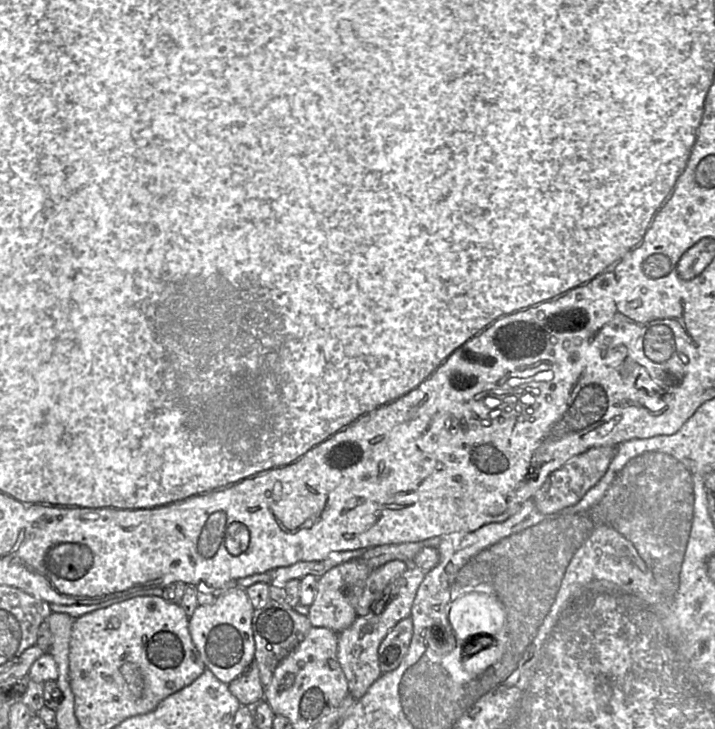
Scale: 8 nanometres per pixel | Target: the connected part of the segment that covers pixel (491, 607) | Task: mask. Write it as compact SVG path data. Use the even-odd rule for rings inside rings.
M473 592L452 603L448 620L455 639L465 647L467 641L496 634L505 623L505 611L491 594Z

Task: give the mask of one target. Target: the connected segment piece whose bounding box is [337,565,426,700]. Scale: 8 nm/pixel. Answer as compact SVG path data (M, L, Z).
M409 565L403 573L395 595L388 600L379 613L357 616L350 627L338 634L337 659L348 684L349 695L359 700L369 687L381 676L378 649L387 633L400 621L411 615L411 608L418 587L425 577L425 572L415 565Z

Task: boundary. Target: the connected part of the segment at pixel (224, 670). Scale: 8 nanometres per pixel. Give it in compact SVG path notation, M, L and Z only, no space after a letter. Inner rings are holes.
M234 588L217 596L212 604L199 604L189 617L189 632L206 669L227 685L254 661L253 612L245 589Z

